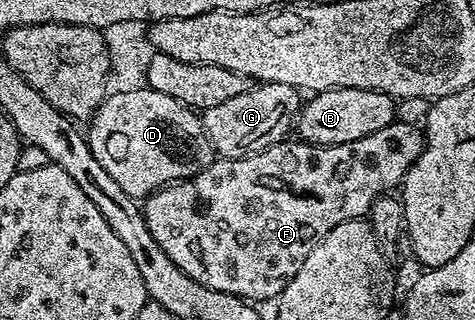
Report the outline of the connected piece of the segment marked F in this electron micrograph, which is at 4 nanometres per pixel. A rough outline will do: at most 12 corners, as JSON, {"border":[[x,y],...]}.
{"border":[[424,133],[285,138],[141,204],[184,274],[274,301]]}

